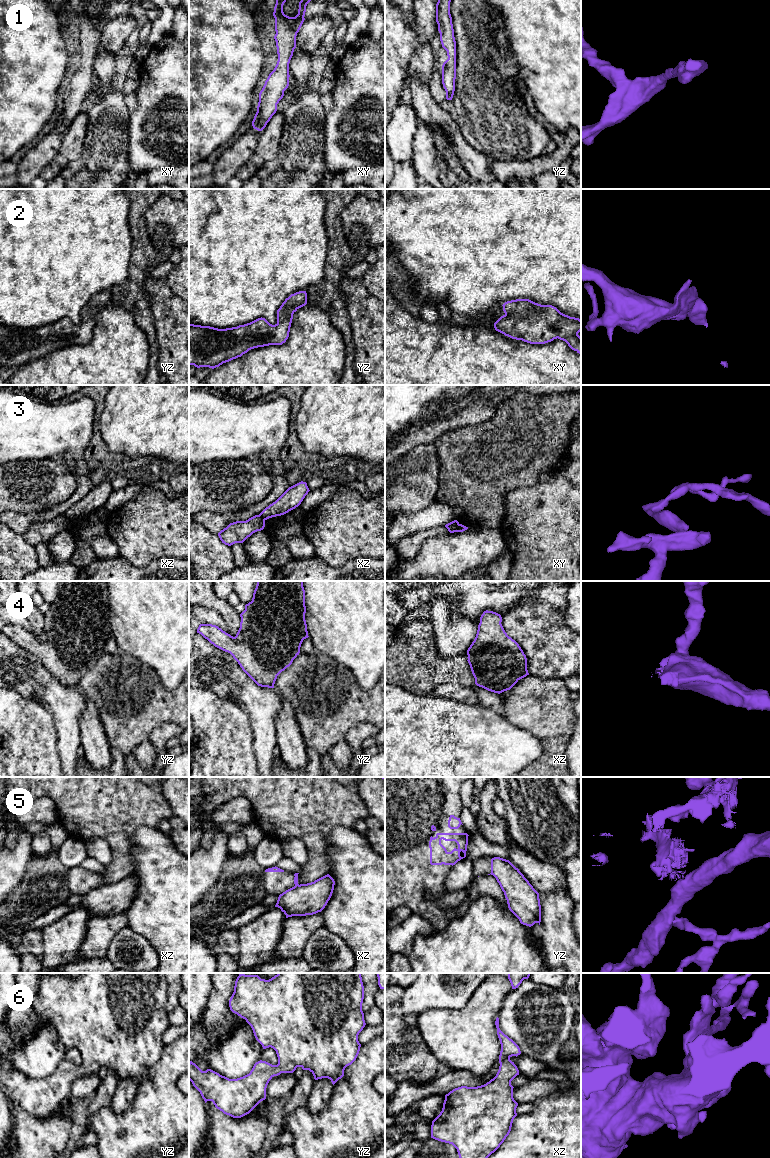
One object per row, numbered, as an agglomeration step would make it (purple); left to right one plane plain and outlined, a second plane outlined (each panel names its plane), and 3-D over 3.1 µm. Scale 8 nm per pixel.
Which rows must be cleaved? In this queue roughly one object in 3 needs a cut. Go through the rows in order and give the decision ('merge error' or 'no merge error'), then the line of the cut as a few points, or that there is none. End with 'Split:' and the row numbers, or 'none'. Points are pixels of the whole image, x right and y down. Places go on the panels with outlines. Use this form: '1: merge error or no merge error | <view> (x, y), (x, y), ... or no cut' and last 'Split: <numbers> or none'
1: no merge error | no cut
2: no merge error | no cut
3: merge error | xz (259, 514), (264, 520)
4: no merge error | no cut
5: merge error | xz (298, 884), (295, 886)
6: no merge error | no cut
Split: 3, 5

